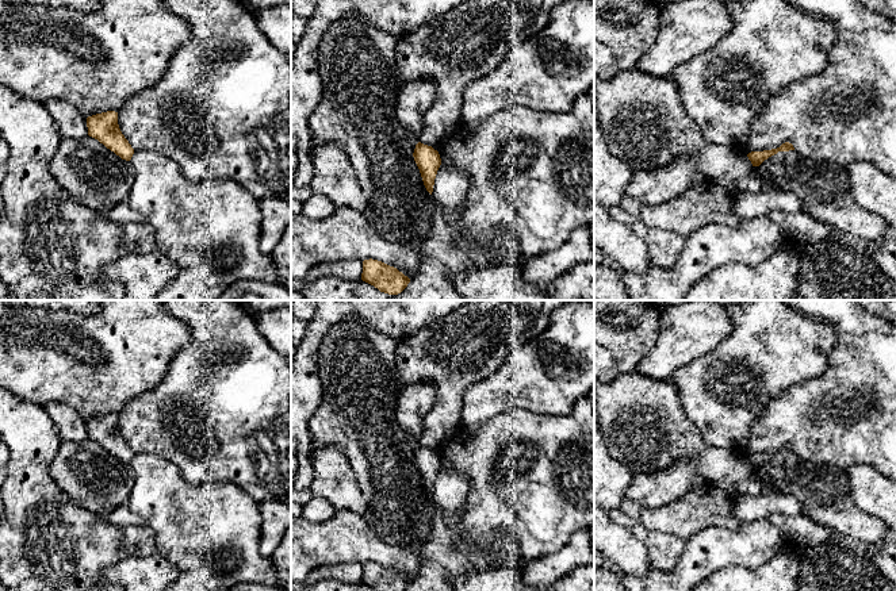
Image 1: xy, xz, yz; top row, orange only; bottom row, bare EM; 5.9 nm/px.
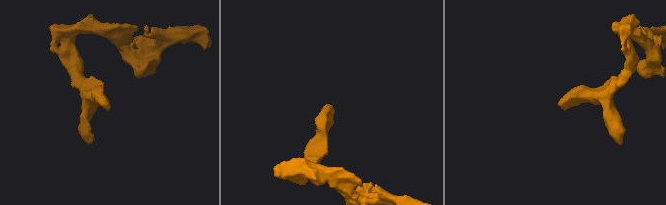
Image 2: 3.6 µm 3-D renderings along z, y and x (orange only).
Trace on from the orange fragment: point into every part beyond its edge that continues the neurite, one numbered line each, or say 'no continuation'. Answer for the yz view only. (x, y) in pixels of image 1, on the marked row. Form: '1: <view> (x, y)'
no continuation

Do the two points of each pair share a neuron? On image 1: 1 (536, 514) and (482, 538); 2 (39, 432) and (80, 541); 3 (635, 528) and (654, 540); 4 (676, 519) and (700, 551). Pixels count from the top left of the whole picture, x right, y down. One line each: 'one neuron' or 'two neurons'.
1: one neuron
2: one neuron
3: one neuron
4: two neurons

